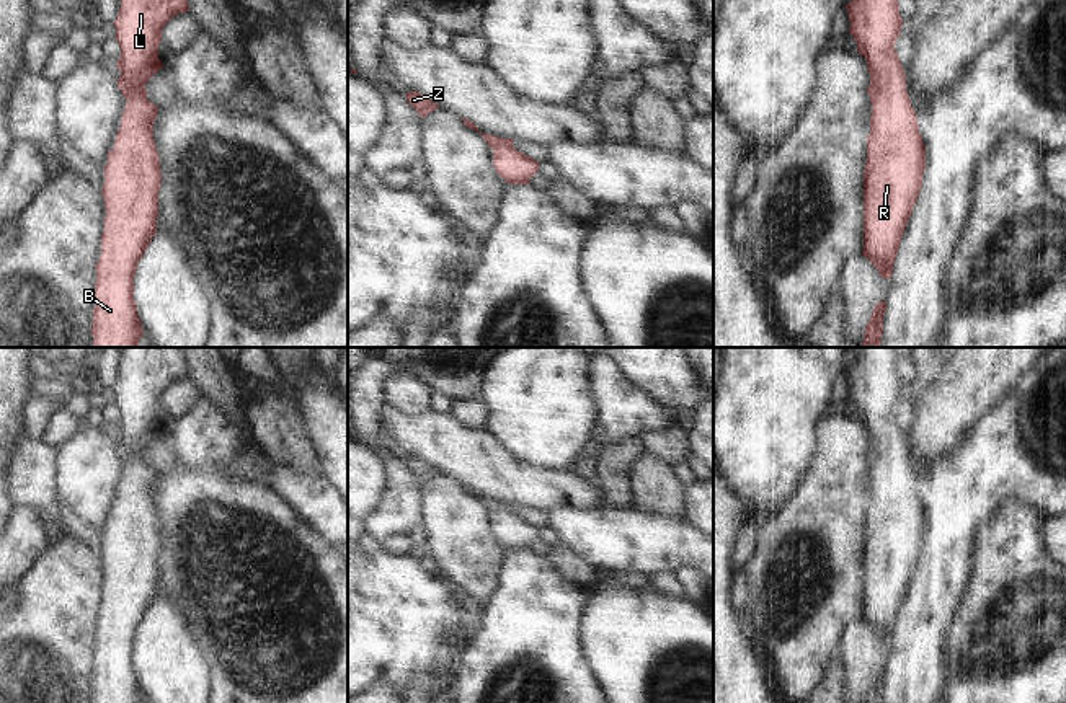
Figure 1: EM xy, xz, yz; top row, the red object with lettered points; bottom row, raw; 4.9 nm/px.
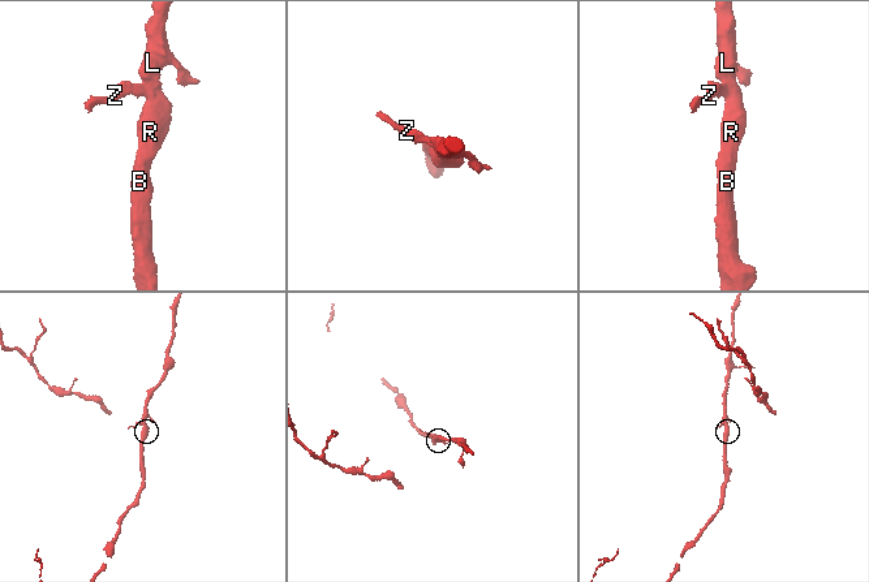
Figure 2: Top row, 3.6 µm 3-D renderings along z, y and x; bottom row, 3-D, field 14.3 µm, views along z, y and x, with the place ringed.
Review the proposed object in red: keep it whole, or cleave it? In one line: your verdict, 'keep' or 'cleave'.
cleave

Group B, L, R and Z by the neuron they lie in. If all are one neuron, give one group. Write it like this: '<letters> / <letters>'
B L R / Z

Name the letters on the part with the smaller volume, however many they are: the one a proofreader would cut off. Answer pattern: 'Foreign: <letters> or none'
Foreign: Z

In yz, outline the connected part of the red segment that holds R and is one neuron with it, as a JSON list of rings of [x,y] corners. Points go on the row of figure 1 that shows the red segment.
[[[852,0],[846,8],[851,21],[849,33],[857,42],[859,54],[867,60],[870,83],[880,90],[872,103],[870,134],[867,137],[862,254],[870,259],[883,279],[890,279],[903,232],[922,188],[926,145],[906,90],[906,75],[895,52],[903,26],[898,0]]]

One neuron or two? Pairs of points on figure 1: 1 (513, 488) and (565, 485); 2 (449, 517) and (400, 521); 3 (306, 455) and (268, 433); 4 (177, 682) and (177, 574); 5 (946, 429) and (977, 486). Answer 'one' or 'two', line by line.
1: one
2: two
3: one
4: two
5: two

